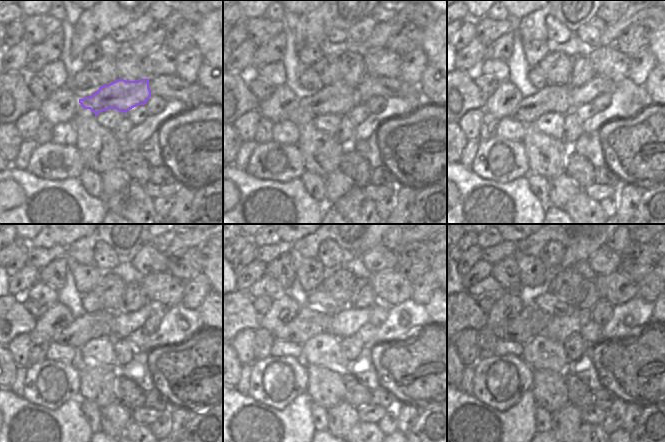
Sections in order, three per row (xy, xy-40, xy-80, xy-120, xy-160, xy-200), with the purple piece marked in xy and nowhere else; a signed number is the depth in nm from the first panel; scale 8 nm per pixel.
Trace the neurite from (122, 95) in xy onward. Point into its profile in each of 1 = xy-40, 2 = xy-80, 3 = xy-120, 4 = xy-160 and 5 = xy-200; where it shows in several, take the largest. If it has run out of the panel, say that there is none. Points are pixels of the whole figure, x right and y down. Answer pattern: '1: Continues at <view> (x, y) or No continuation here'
1: Continues at xy-40 (338, 99)
2: Continues at xy-80 (553, 98)
3: Continues at xy-120 (90, 326)
4: Continues at xy-160 (308, 323)
5: Continues at xy-200 (531, 322).

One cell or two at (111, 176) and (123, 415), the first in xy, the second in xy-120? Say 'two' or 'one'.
one

